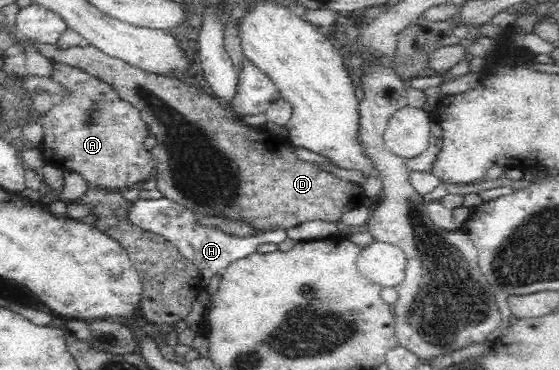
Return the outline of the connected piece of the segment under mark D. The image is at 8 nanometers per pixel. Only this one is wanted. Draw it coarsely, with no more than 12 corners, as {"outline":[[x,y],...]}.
{"outline":[[31,43],[140,110],[157,189],[206,216],[338,222],[362,185],[214,96]]}

